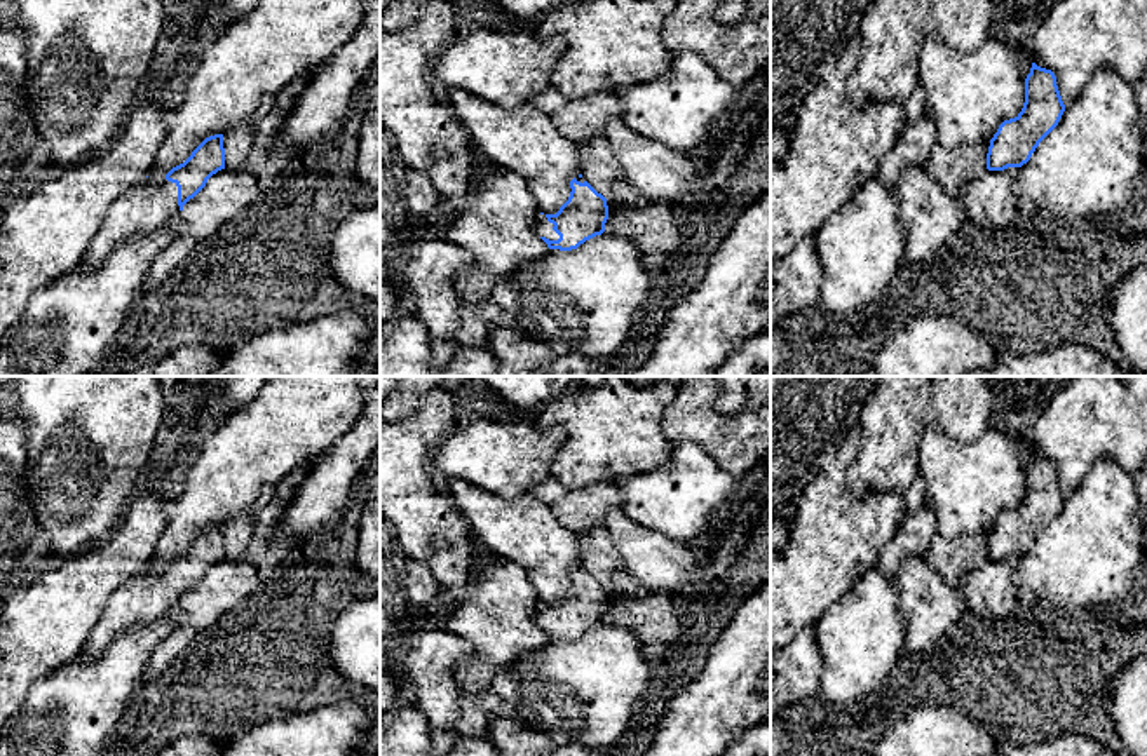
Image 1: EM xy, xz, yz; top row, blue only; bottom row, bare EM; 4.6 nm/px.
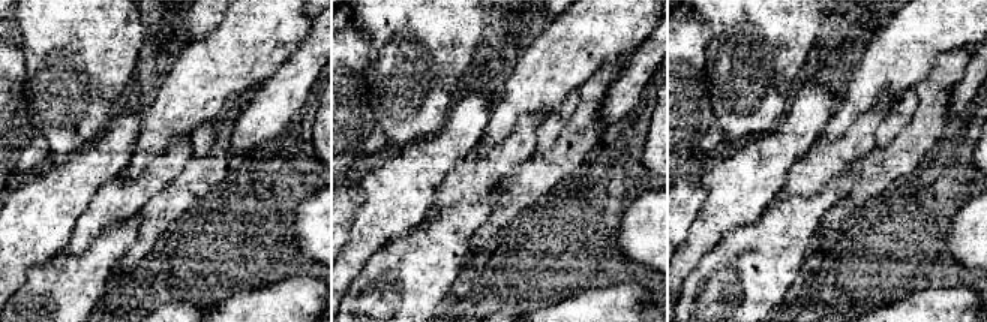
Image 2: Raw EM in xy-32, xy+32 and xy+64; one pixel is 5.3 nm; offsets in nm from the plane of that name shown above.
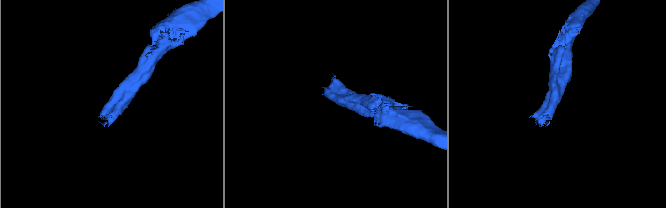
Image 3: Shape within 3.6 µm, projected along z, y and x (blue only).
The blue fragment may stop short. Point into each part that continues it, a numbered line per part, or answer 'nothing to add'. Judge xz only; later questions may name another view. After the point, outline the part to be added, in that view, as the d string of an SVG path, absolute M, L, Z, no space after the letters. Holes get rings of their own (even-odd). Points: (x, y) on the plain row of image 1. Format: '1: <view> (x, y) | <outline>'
1: xz (542, 617) | M539 604L537 611L535 611L535 624L539 627L546 627L549 631L558 631L560 625L553 620L553 613L547 611L546 604Z

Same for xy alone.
1: xy (147, 596) | M146 568L108 599L98 624L87 636L80 660L94 660L122 629L160 618L178 603L176 573L164 570L157 575Z

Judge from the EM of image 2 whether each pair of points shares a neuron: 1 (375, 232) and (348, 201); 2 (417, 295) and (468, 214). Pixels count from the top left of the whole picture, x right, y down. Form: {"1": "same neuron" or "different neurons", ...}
{"1": "different neurons", "2": "same neuron"}

